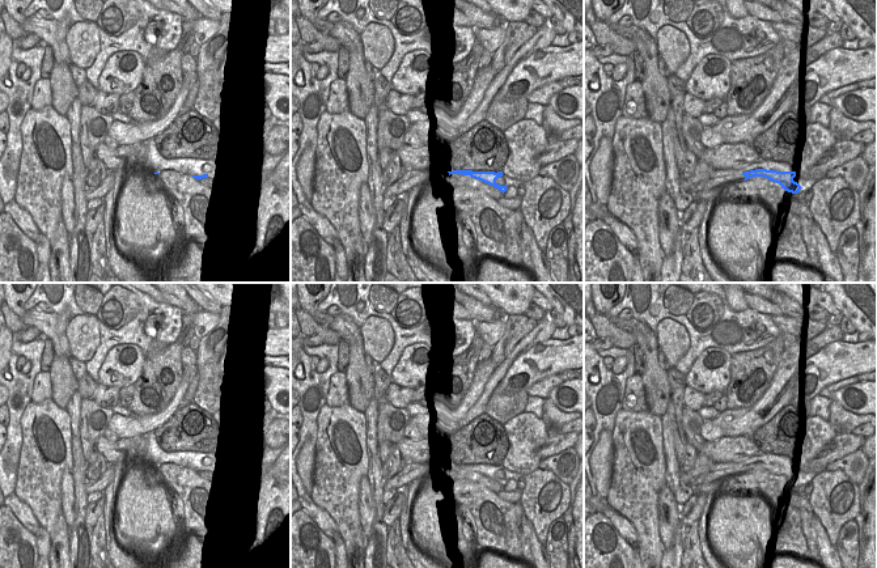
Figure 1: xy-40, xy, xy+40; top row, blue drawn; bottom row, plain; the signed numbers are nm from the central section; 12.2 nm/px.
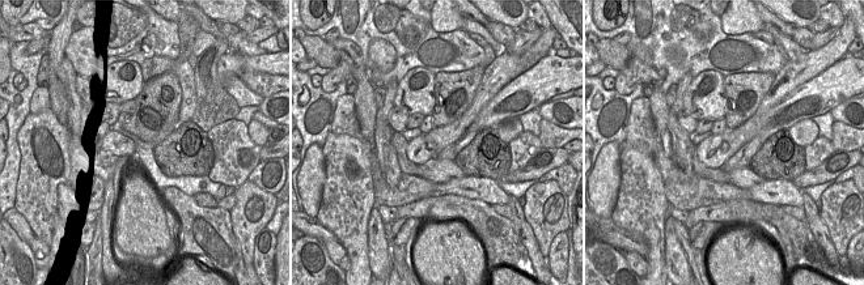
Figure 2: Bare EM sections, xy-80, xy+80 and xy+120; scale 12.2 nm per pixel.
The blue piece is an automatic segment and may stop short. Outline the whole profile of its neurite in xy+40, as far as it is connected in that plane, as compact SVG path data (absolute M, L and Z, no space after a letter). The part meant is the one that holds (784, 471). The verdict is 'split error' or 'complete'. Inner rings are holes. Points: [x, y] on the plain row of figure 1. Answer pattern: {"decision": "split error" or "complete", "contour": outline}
{"decision": "split error", "contour": "M755 462L750 465L742 465L742 463L719 463L716 467L716 472L700 475L699 478L692 478L690 480L691 488L696 488L698 486L702 486L703 483L712 483L713 480L717 480L720 476L725 475L726 472L740 472L745 471L743 474L753 471L753 470L763 470L772 475L776 475L788 486L797 487L802 482L797 475L793 474L796 470L796 465L778 465L778 463L767 463L767 462Z"}

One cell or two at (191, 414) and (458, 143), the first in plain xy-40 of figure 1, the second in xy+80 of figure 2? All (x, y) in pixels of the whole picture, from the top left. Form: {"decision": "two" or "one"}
{"decision": "two"}

